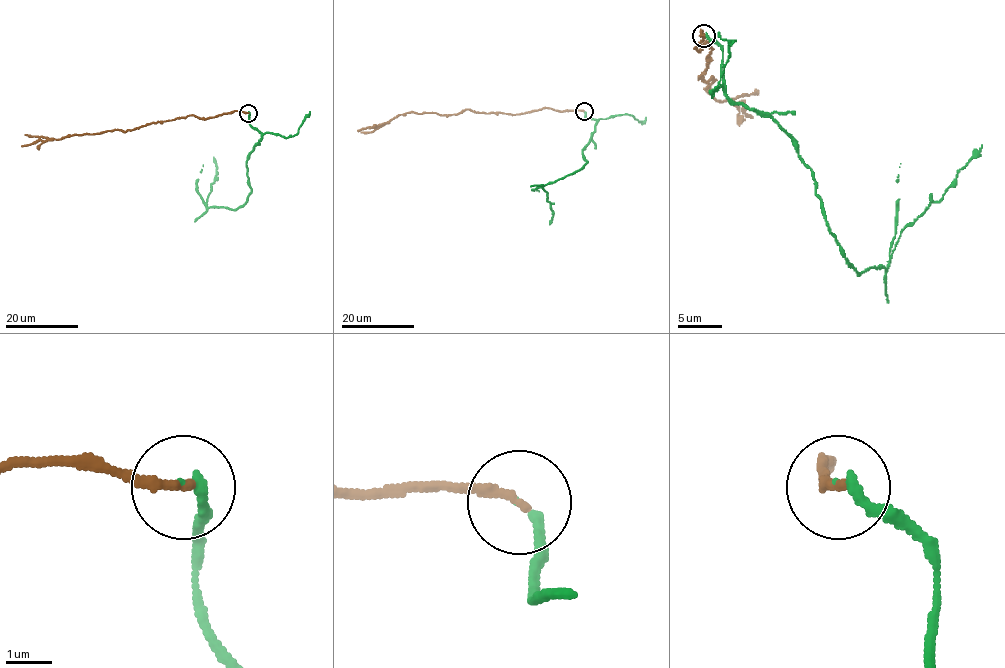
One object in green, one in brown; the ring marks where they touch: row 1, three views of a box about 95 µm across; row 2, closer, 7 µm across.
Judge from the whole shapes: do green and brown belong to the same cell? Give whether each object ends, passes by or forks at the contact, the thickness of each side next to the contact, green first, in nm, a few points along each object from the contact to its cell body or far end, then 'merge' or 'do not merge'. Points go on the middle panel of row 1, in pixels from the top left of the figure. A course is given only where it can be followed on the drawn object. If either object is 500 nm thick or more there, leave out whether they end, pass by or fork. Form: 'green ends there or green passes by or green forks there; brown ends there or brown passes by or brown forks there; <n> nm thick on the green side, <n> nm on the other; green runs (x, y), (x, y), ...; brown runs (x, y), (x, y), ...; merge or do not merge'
green ends there; brown ends there; 200 nm thick on the green side, 220 nm on the other; green runs (584, 111), (585, 119), (597, 121), (582, 150), (587, 161), (578, 170), (542, 187), (552, 210), (549, 224); brown runs (584, 111), (551, 108), (515, 114), (467, 109), (453, 114), (408, 112), (358, 131); do not merge

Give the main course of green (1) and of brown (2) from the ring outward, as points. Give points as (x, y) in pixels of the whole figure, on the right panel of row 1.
1: (703, 36), (721, 47), (727, 96), (792, 140), (861, 274), (890, 263), (901, 232), (981, 145)
2: (703, 36), (699, 49), (705, 40), (712, 49), (699, 78), (712, 78), (705, 89), (741, 103), (752, 118)

